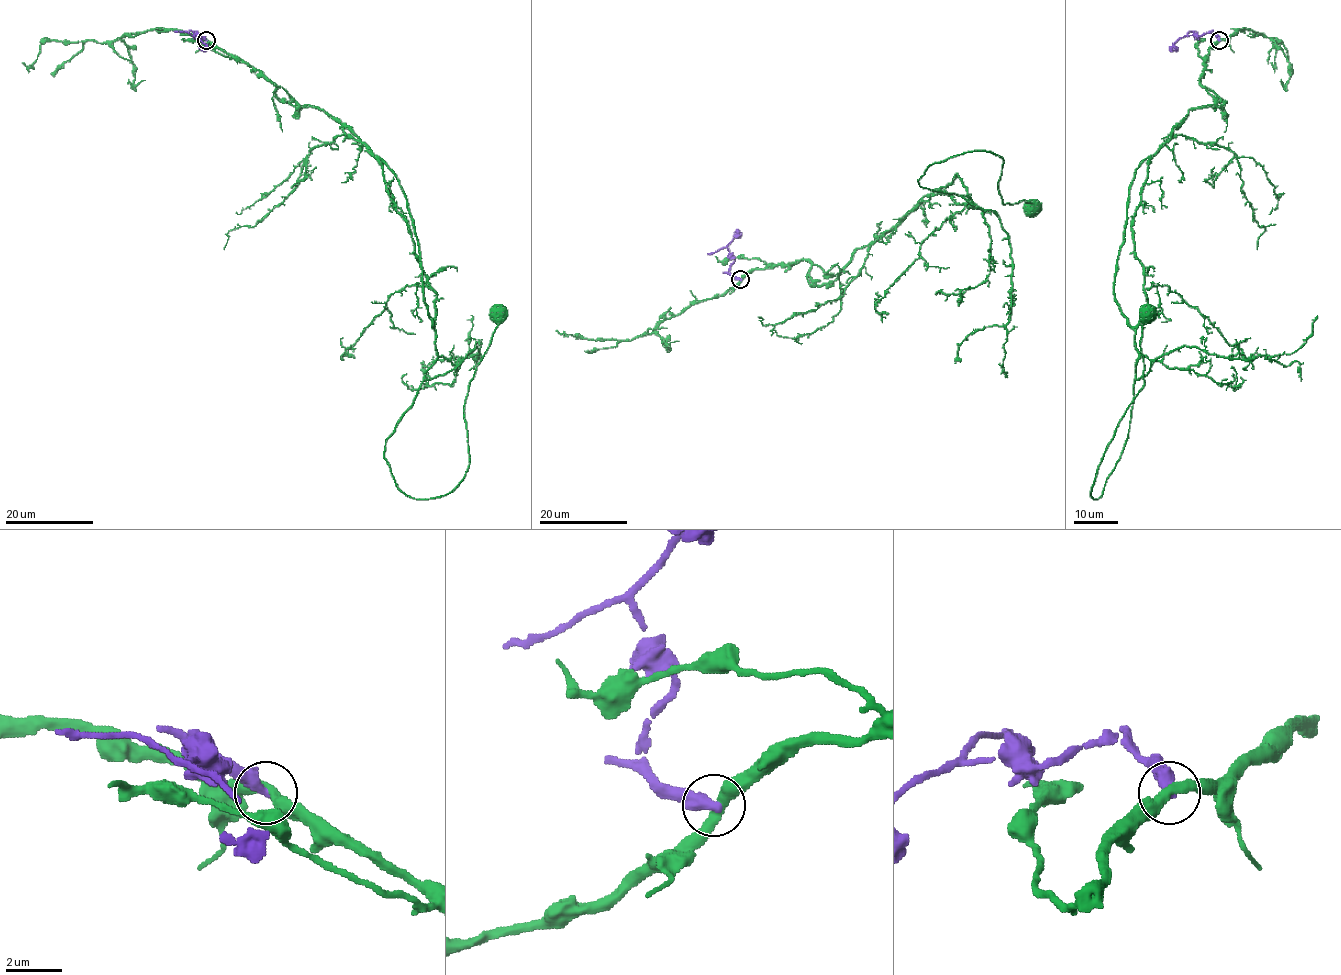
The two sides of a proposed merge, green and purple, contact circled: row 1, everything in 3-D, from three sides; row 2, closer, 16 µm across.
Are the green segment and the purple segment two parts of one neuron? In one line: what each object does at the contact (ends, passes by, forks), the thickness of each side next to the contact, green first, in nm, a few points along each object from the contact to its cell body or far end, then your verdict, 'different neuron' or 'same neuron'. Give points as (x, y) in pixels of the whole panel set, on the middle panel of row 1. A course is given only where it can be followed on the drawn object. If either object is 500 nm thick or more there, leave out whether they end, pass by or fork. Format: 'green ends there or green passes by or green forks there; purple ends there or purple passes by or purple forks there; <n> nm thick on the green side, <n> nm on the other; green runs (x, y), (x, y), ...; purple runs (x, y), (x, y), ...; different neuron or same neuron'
green passes by; purple ends there; 360 nm thick on the green side, 480 nm on the other; green runs (740, 278), (806, 260), (831, 283), (931, 196), (969, 207), (918, 183), (964, 153), (1029, 205); purple runs (740, 279), (729, 272), (734, 256), (727, 245), (739, 233), (733, 235); different neuron

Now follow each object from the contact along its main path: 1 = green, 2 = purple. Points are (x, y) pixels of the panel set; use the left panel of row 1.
1: (206, 41), (381, 166), (436, 294), (437, 360), (384, 450), (412, 497), (464, 475), (495, 314)
2: (206, 41), (195, 33), (200, 36), (193, 35), (205, 45), (199, 46)

